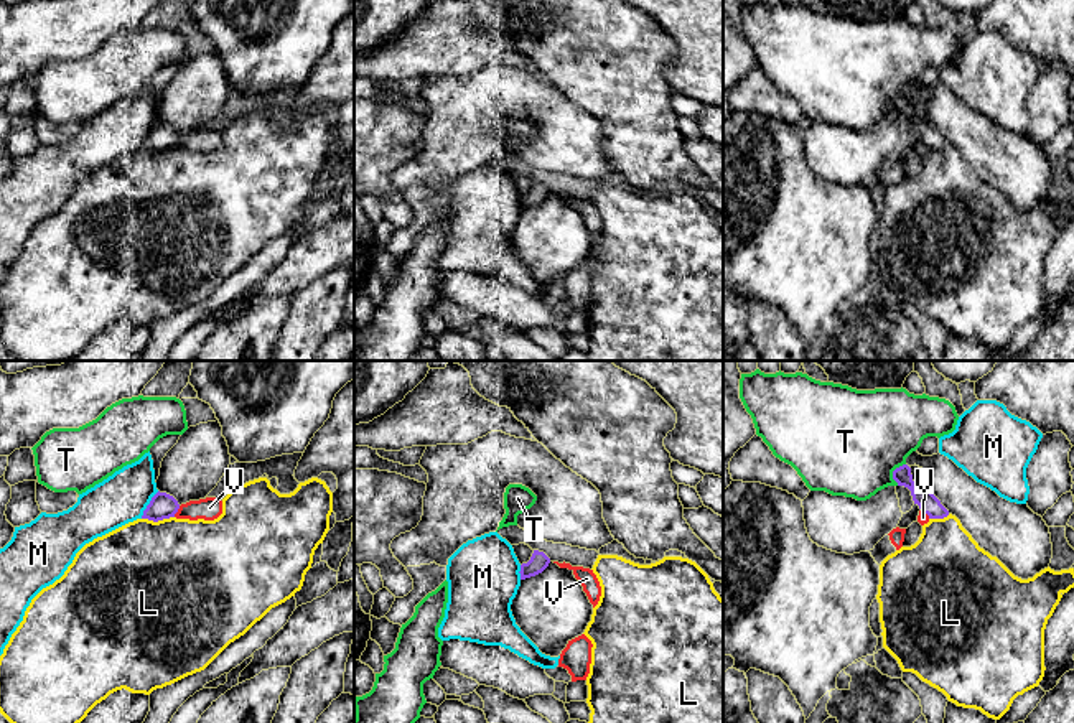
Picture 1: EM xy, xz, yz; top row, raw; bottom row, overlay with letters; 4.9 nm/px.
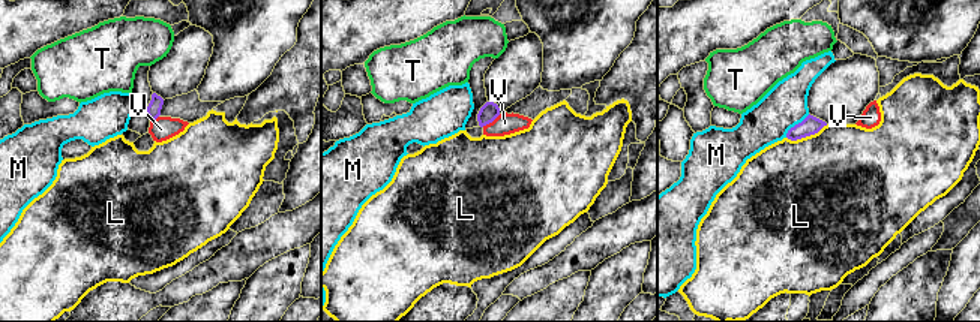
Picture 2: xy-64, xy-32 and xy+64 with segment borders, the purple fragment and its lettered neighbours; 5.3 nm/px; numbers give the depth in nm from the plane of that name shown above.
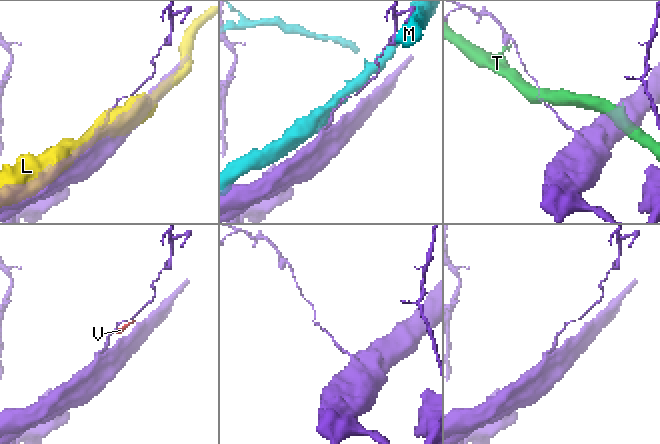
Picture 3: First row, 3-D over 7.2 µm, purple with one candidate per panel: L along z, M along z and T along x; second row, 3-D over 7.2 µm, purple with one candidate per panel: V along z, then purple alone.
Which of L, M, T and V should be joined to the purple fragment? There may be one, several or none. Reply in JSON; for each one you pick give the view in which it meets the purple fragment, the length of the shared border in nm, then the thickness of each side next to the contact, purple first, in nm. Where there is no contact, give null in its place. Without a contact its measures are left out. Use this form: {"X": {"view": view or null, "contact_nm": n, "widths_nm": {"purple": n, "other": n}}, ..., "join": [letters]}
{"join": []}

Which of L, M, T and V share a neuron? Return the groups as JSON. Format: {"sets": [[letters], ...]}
{"sets": [["L"], ["M"], ["T"], ["V"]]}

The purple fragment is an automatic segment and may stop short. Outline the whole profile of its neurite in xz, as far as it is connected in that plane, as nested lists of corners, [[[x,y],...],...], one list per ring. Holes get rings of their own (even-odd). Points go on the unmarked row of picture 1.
[[[534,181],[530,191],[521,196],[521,211],[542,204],[550,194],[550,189],[539,181]]]

